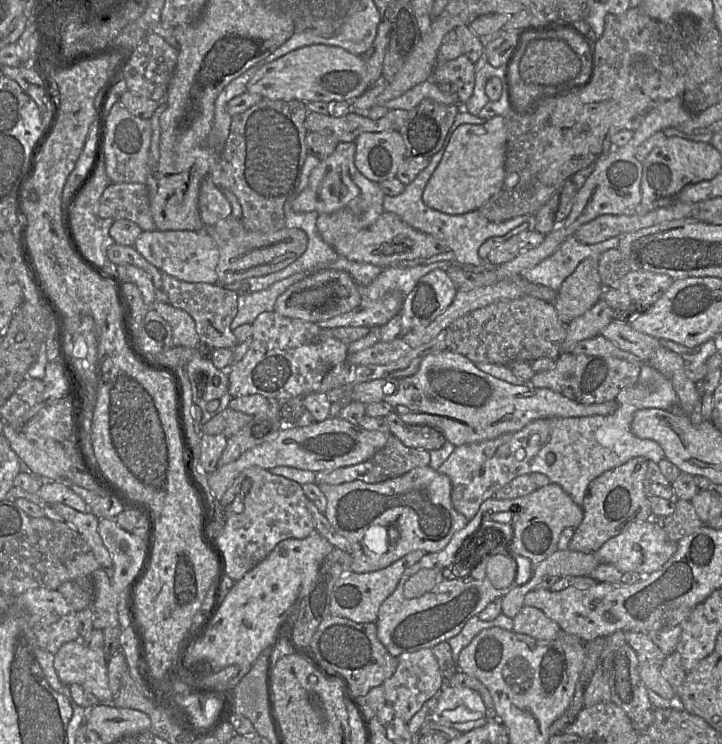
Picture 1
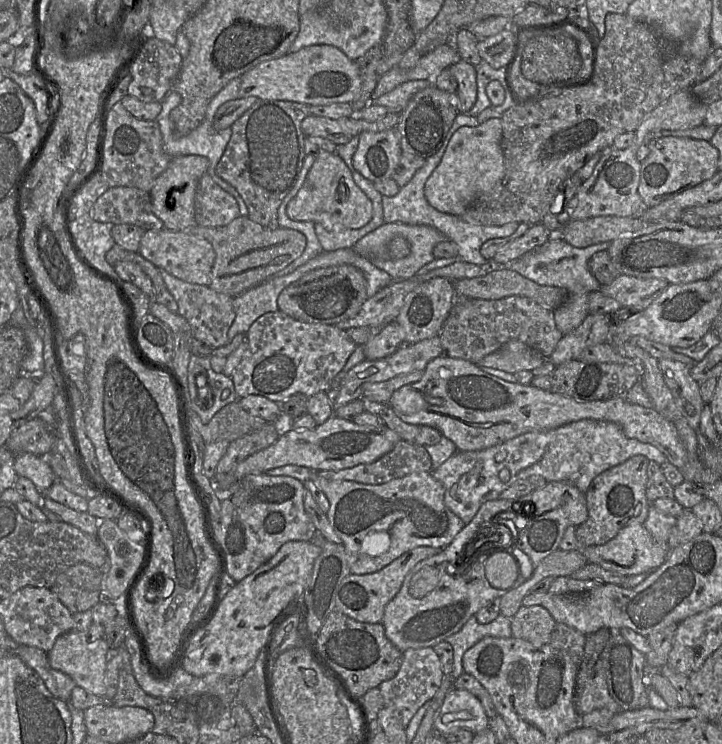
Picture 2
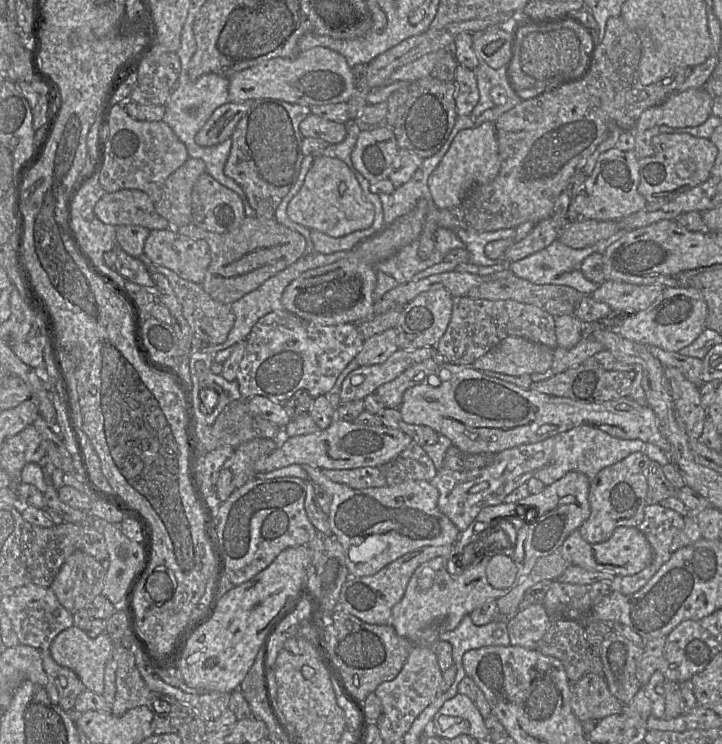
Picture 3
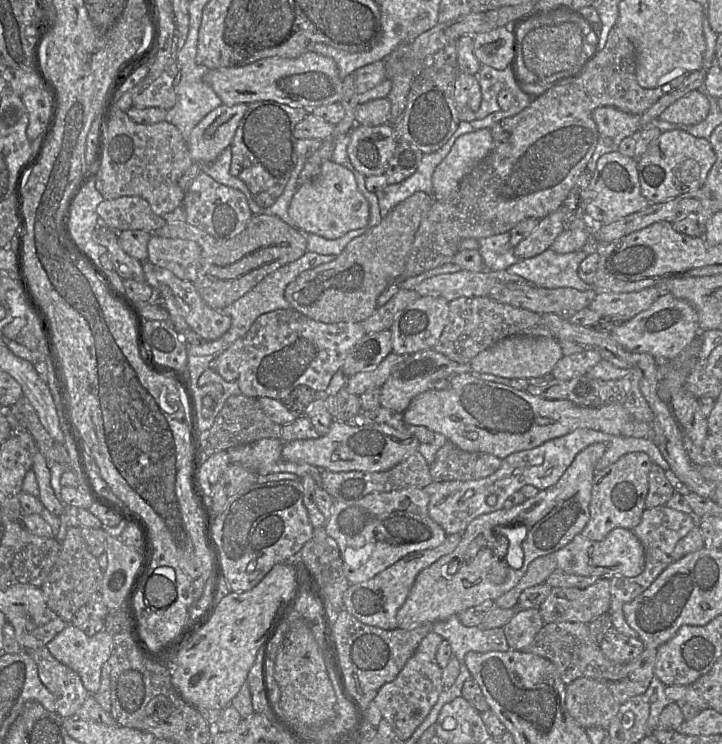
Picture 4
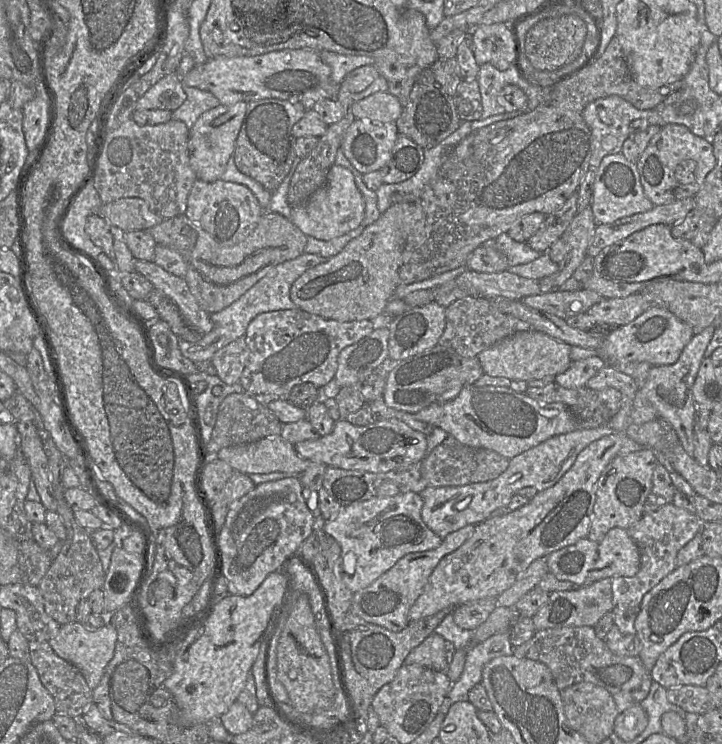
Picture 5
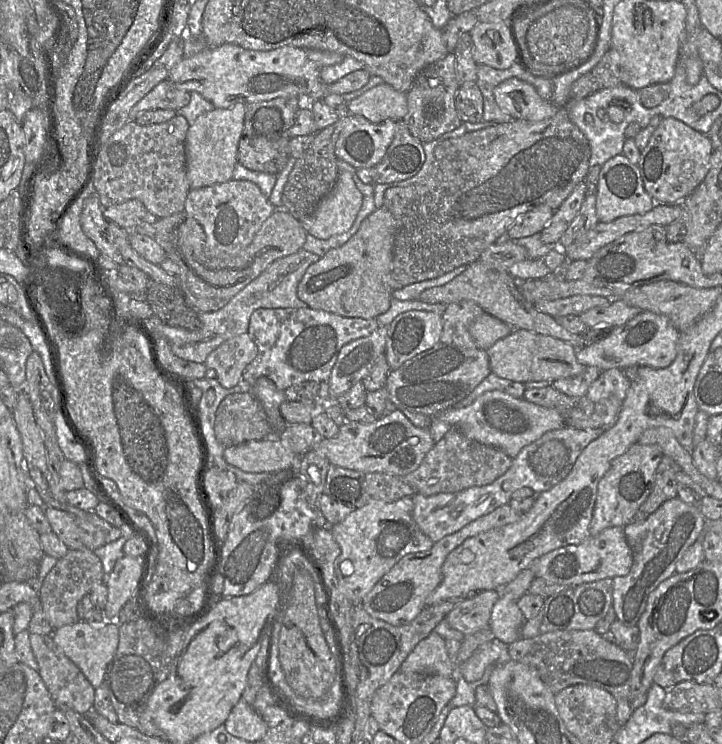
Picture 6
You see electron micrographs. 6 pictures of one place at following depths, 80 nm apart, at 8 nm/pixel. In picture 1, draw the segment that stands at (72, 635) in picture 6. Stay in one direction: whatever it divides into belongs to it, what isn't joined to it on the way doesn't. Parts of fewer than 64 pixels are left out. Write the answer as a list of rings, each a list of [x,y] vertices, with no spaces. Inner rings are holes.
[[[74,640],[64,643],[55,653],[54,669],[64,685],[80,684],[100,703],[112,703],[107,659],[103,646],[88,648],[80,640]]]

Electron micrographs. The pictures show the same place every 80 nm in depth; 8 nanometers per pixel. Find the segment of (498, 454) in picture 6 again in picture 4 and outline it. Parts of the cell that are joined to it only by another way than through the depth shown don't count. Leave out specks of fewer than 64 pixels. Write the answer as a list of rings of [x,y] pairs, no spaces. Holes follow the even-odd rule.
[[[448,440],[430,464],[430,474],[434,482],[478,480],[496,472],[502,460],[489,453],[462,450]]]

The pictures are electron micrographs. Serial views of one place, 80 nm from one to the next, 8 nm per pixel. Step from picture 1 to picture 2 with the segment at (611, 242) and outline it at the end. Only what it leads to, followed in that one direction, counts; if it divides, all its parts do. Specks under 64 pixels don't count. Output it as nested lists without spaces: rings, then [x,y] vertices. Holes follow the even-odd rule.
[[[554,236],[540,248],[524,256],[508,262],[505,268],[514,270],[520,275],[533,280],[540,285],[565,288],[571,295],[589,294],[598,291],[602,286],[589,269],[589,260],[600,251],[607,250],[611,242],[602,242],[586,248],[577,248],[566,242],[560,236]]]

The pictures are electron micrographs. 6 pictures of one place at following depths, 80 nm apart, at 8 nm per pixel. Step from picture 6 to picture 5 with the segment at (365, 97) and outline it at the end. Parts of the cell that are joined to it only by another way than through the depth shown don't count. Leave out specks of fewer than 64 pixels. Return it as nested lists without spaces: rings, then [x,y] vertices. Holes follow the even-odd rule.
[[[388,91],[376,92],[352,105],[355,119],[376,123],[395,123],[402,111],[403,105]]]

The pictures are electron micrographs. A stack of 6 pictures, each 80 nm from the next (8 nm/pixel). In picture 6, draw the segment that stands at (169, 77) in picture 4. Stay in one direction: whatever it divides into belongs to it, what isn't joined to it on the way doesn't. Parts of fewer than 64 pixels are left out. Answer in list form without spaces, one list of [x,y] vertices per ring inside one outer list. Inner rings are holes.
[[[169,79],[158,83],[129,112],[129,120],[135,121],[137,116],[147,110],[178,110],[190,101],[190,92],[176,88]]]

